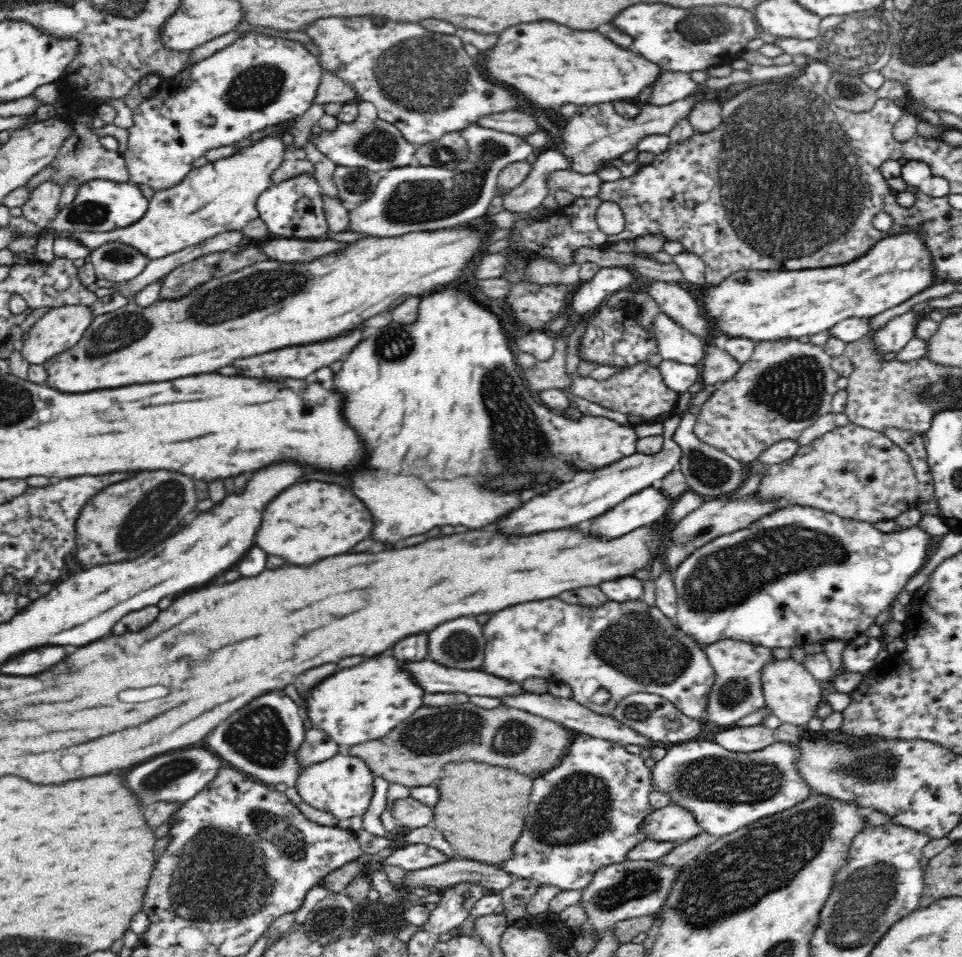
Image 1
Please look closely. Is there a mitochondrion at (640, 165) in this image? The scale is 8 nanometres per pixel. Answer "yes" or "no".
no

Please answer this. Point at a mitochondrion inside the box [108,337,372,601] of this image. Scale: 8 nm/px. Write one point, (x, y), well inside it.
(151, 515)

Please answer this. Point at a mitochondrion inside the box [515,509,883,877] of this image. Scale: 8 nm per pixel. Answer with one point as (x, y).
(723, 577)

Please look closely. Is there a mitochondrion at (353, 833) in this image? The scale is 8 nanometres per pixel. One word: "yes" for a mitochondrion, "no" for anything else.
no

